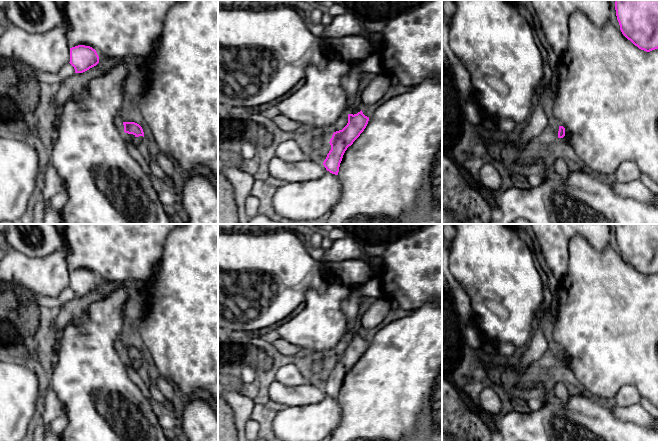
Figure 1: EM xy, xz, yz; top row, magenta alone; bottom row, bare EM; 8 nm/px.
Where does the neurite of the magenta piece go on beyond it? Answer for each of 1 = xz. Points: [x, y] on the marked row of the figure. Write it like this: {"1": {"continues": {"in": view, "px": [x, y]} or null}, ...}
{"1": {"continues": {"in": "xz", "px": [356, 107]}}}

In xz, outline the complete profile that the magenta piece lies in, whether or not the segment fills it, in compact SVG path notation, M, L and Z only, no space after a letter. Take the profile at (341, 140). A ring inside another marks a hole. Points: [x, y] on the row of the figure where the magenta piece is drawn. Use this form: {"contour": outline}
{"contour": "M359 102L354 103L349 108L347 125L342 130L334 132L330 139L331 150L323 162L327 171L338 175L345 151L364 131L368 121L369 117L363 114L362 106Z"}

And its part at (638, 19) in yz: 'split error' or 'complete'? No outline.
complete

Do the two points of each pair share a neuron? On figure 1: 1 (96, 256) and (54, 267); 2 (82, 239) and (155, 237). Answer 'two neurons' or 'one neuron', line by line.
1: two neurons
2: one neuron

